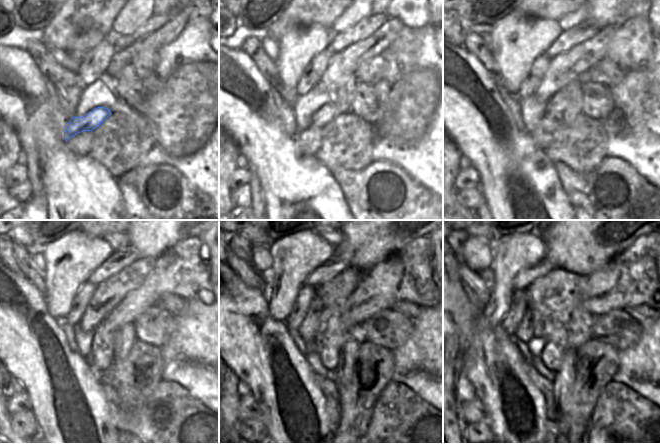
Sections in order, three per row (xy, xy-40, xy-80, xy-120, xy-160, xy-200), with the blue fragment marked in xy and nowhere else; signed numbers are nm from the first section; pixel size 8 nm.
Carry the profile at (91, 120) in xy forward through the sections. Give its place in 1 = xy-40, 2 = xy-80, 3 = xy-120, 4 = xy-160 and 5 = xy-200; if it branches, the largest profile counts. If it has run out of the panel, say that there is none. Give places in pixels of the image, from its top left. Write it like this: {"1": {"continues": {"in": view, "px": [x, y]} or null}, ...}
{"1": {"continues": {"in": "xy-40", "px": [339, 104]}}, "2": {"continues": {"in": "xy-80", "px": [559, 102]}}, "3": {"continues": {"in": "xy-120", "px": [182, 270]}}, "4": {"continues": {"in": "xy-160", "px": [406, 275]}}, "5": {"continues": {"in": "xy-200", "px": [631, 279]}}}

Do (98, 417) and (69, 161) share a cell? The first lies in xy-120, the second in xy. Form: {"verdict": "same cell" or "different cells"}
{"verdict": "same cell"}

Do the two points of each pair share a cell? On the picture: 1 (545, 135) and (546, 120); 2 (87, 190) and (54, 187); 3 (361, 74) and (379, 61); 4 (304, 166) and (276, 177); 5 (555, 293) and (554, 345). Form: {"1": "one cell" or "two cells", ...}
{"1": "one cell", "2": "one cell", "3": "one cell", "4": "one cell", "5": "one cell"}

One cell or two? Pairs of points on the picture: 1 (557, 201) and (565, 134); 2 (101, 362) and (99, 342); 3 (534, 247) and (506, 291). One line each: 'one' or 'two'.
1: two
2: one
3: one

